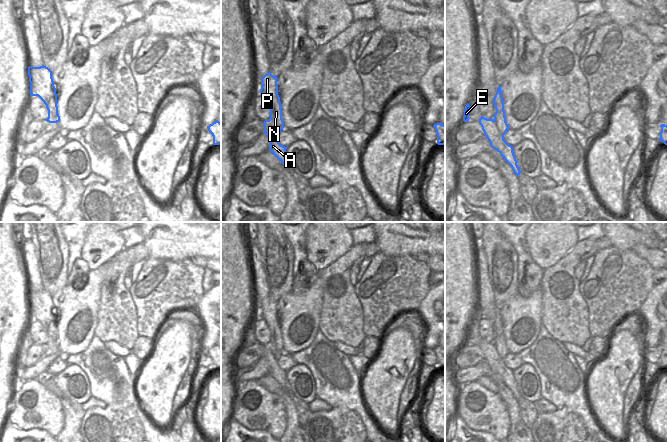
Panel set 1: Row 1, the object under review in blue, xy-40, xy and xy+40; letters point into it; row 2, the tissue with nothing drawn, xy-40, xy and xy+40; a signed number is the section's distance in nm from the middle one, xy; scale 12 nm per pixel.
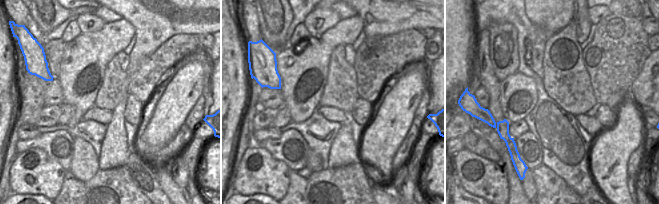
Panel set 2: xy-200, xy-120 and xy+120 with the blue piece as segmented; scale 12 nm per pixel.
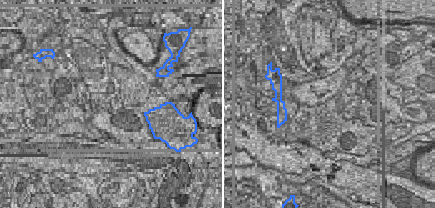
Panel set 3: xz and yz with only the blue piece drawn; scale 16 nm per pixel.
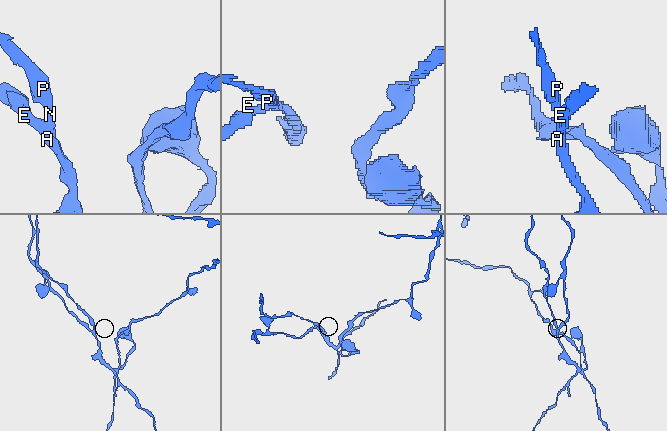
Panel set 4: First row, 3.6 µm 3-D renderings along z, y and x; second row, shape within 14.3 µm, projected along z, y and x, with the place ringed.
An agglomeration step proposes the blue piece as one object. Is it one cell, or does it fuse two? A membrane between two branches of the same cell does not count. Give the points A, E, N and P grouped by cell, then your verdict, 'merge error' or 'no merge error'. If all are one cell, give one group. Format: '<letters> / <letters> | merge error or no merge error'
A E / N P | merge error

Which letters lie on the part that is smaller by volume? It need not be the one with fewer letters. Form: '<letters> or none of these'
N, P

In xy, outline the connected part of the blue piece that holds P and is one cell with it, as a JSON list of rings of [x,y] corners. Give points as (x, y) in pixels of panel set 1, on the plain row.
[[[270,296],[261,302],[260,317],[263,318],[270,329],[270,346],[276,354],[277,359],[284,352],[284,345],[282,343],[282,333],[280,321],[278,319],[277,301]]]

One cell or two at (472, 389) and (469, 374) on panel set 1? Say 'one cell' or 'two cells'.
two cells

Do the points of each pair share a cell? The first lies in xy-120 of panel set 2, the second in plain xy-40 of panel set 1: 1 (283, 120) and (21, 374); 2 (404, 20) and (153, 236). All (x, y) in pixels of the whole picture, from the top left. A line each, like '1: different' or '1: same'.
1: same
2: same

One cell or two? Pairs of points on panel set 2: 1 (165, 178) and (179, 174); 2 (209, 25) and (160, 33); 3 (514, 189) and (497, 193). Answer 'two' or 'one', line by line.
1: two
2: one
3: two

